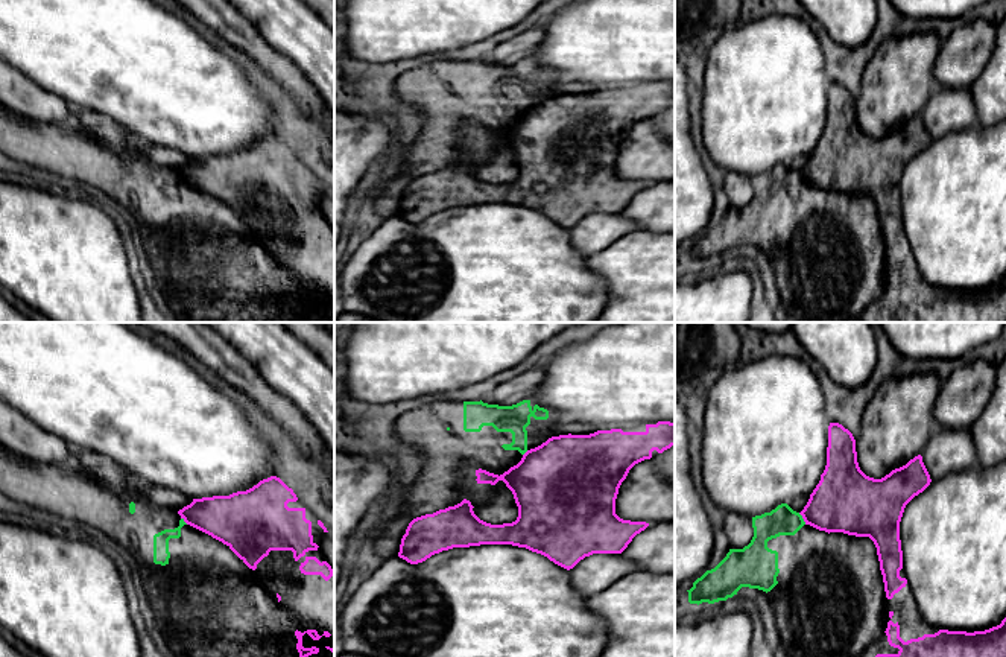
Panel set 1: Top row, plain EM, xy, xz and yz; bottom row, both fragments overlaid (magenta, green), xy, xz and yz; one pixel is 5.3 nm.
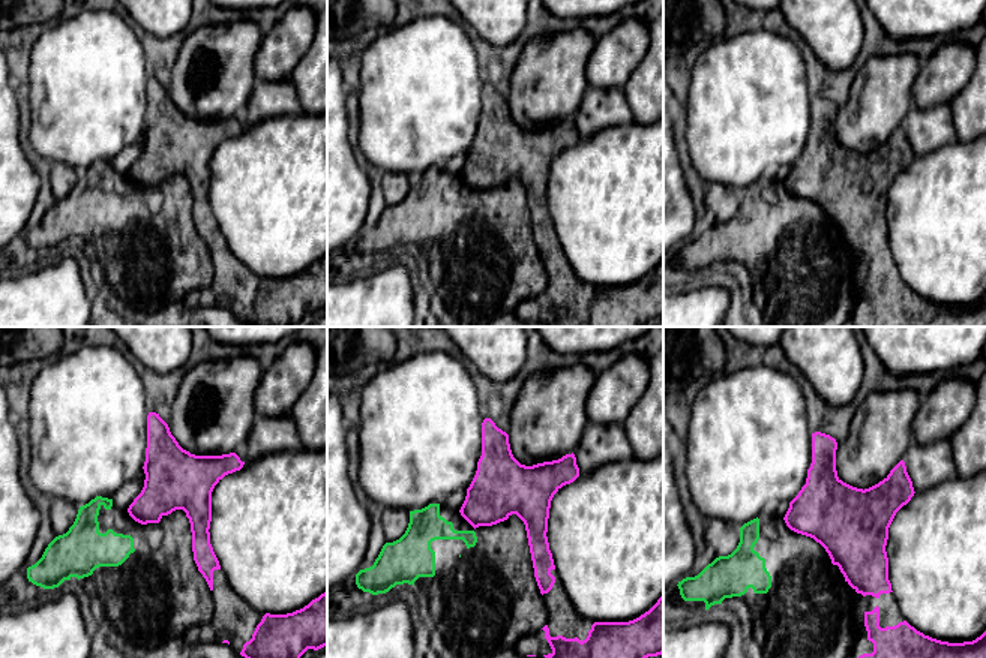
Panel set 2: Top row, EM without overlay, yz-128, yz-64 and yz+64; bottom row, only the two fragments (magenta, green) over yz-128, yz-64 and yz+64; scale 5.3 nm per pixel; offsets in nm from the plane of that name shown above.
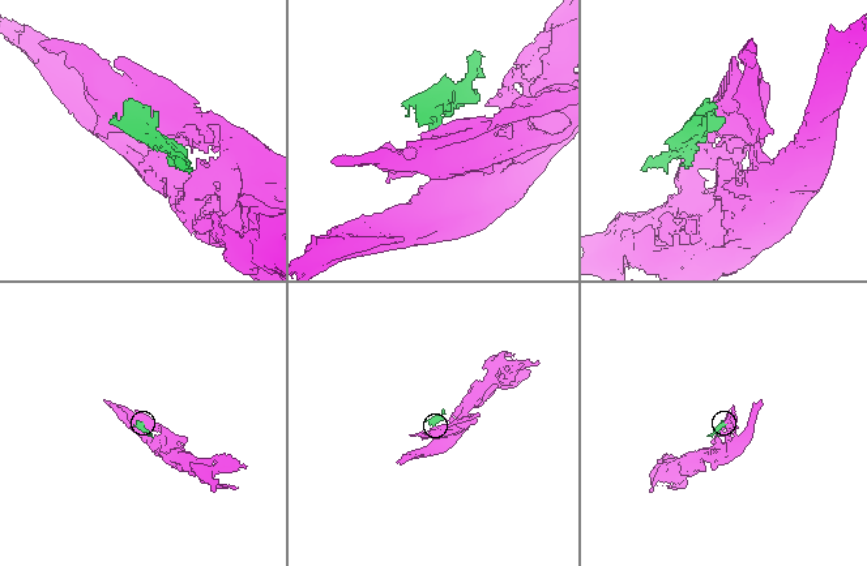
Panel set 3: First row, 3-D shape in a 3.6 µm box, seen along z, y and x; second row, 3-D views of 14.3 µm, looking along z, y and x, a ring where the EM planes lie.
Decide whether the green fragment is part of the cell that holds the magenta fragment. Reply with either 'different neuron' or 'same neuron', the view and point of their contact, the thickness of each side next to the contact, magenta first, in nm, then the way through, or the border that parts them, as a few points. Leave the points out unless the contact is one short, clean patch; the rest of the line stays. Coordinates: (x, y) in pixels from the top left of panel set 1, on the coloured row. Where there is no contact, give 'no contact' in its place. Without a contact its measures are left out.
different neuron; contact yz (803, 517); calibres 340 and 160 nm; border yz (798, 513), (806, 523)

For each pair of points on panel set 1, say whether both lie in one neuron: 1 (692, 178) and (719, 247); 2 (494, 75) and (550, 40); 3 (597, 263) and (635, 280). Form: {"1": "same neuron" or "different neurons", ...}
{"1": "different neurons", "2": "different neurons", "3": "same neuron"}

